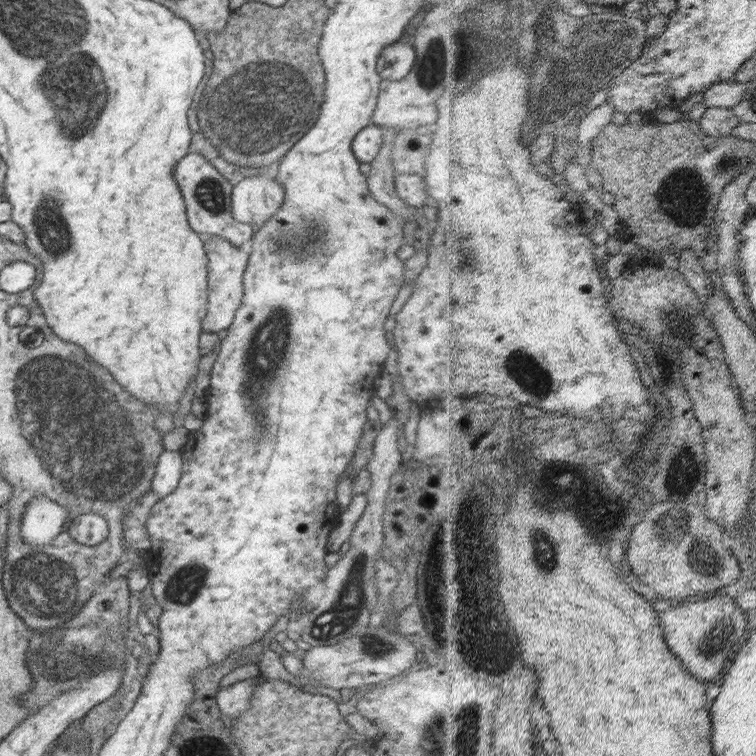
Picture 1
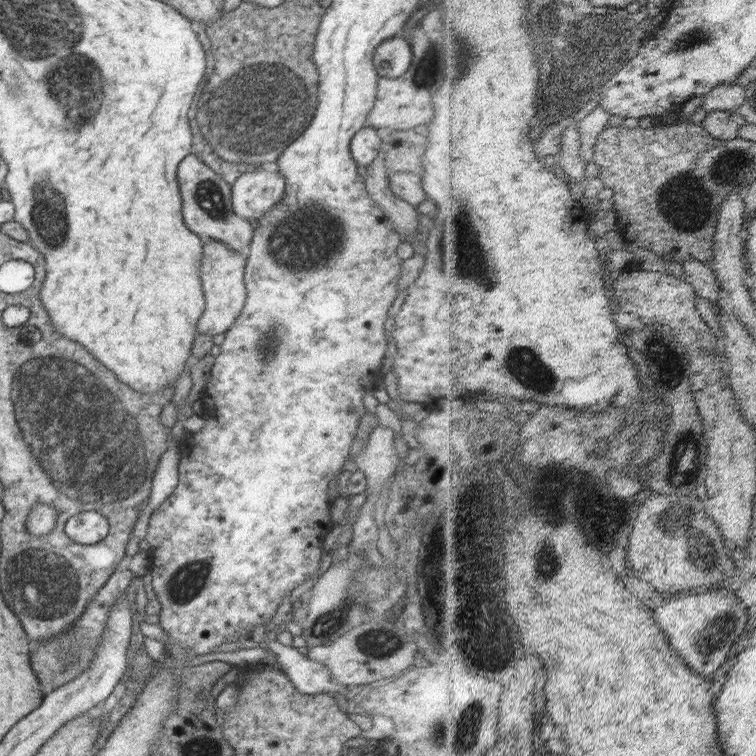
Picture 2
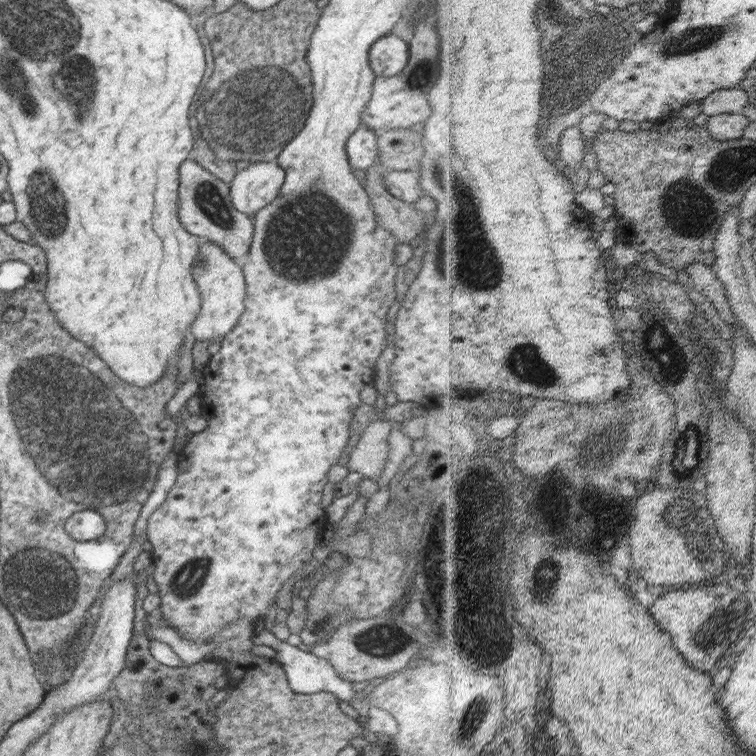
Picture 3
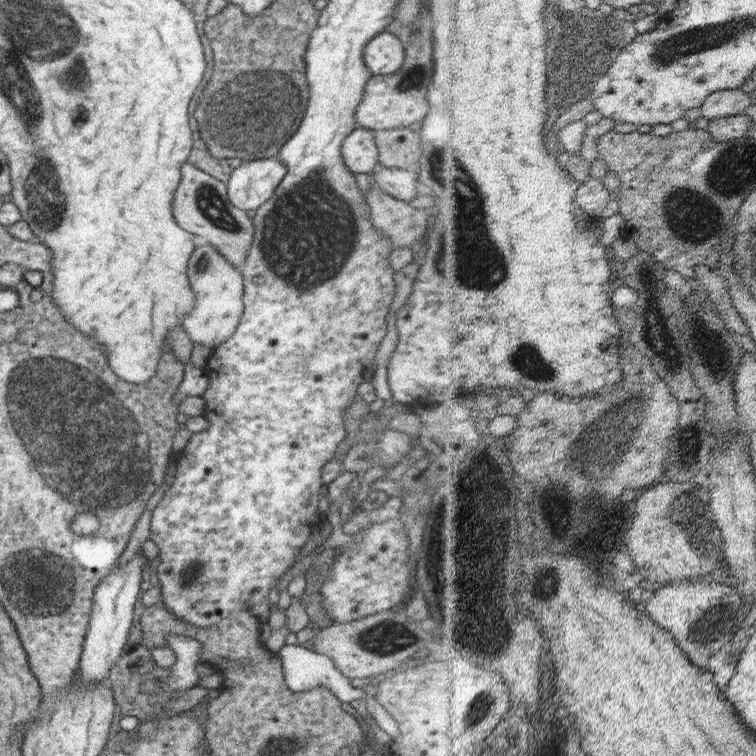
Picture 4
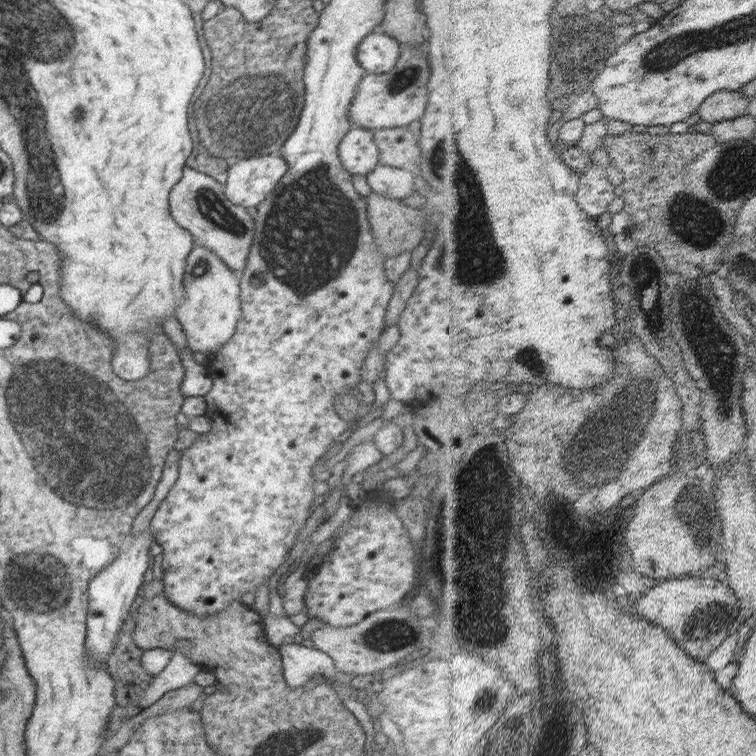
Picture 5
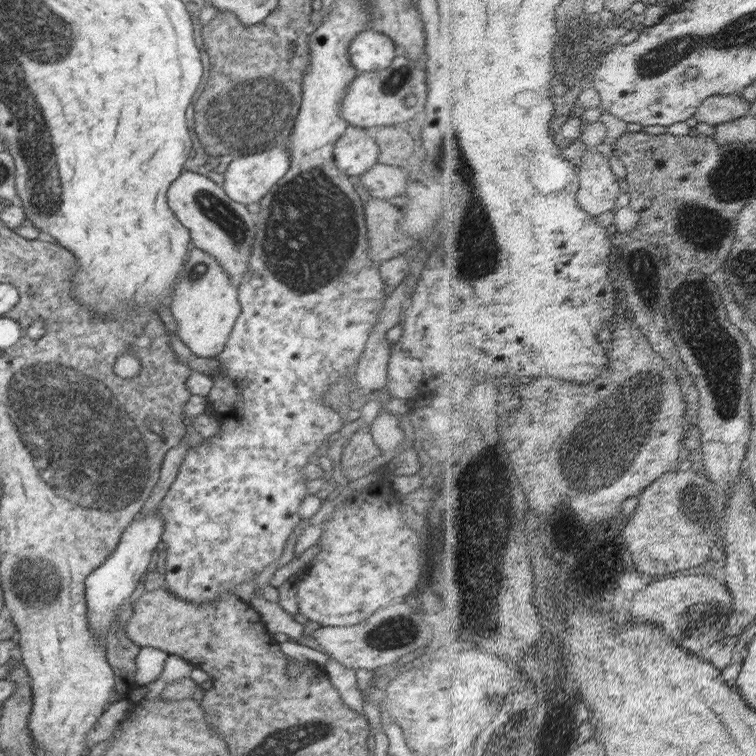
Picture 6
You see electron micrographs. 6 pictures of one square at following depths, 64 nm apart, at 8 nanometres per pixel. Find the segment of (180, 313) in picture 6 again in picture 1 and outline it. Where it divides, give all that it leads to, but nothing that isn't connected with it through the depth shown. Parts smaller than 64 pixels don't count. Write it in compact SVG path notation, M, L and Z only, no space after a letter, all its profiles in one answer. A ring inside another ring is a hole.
M211 236L203 244L203 248L208 260L208 304L206 316L202 319L202 331L217 333L220 330L226 330L233 323L236 310L242 305L243 276L247 268L249 254L241 252L239 248L218 236Z

